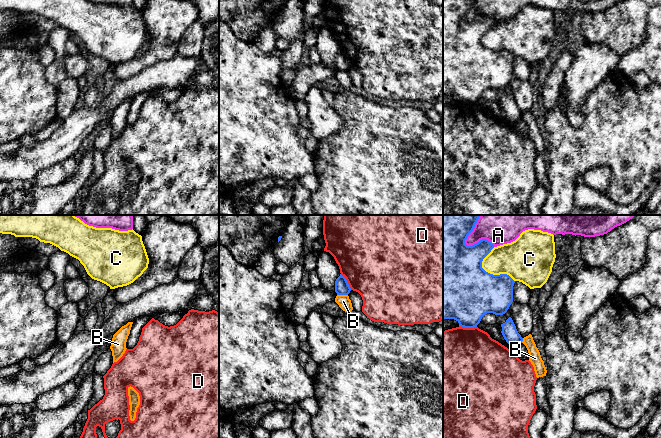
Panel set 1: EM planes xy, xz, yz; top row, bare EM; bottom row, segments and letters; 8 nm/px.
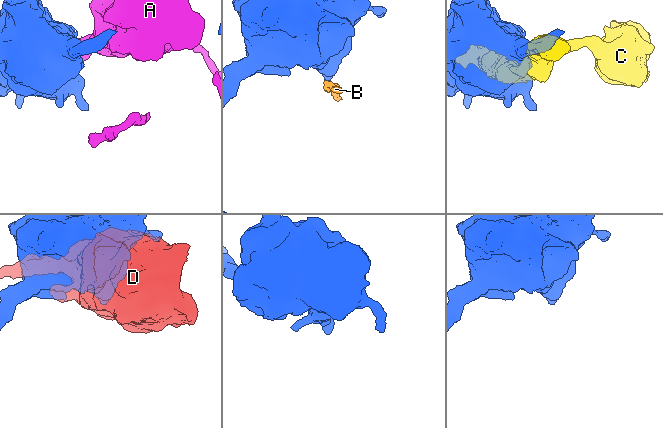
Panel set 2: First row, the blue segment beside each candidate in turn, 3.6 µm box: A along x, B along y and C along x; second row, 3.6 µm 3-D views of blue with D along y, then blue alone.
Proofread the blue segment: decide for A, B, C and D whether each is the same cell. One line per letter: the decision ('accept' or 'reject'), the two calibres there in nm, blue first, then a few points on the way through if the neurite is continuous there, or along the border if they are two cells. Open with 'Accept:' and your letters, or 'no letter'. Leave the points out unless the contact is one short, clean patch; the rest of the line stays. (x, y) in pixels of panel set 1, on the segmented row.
Accept: no letter
A: reject; 480 nm thick on the blue side, 340 nm on the other
B: reject; 120 nm thick on the blue side, 100 nm on the other
C: reject; 480 nm thick on the blue side, 280 nm on the other
D: reject; 420 nm thick on the blue side, 500 nm on the other

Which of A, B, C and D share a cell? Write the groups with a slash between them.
A / B / C / D

